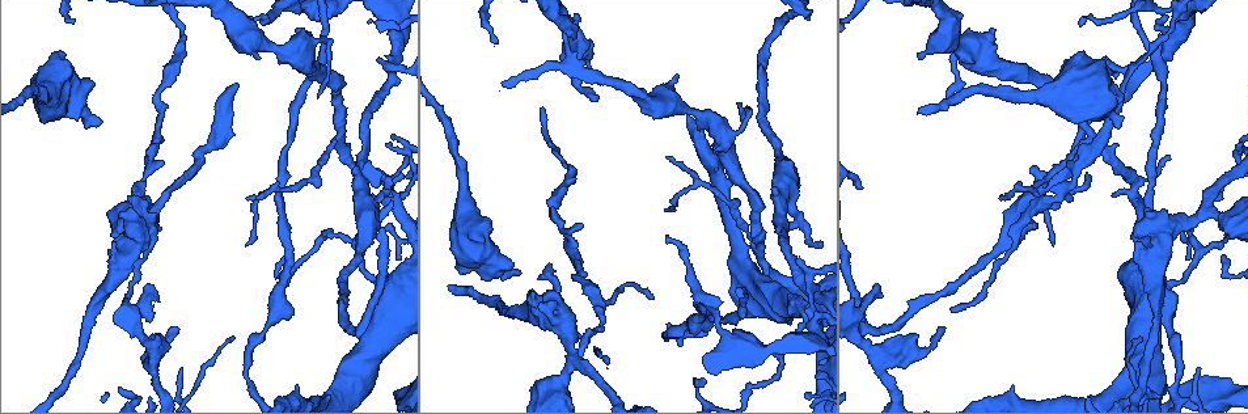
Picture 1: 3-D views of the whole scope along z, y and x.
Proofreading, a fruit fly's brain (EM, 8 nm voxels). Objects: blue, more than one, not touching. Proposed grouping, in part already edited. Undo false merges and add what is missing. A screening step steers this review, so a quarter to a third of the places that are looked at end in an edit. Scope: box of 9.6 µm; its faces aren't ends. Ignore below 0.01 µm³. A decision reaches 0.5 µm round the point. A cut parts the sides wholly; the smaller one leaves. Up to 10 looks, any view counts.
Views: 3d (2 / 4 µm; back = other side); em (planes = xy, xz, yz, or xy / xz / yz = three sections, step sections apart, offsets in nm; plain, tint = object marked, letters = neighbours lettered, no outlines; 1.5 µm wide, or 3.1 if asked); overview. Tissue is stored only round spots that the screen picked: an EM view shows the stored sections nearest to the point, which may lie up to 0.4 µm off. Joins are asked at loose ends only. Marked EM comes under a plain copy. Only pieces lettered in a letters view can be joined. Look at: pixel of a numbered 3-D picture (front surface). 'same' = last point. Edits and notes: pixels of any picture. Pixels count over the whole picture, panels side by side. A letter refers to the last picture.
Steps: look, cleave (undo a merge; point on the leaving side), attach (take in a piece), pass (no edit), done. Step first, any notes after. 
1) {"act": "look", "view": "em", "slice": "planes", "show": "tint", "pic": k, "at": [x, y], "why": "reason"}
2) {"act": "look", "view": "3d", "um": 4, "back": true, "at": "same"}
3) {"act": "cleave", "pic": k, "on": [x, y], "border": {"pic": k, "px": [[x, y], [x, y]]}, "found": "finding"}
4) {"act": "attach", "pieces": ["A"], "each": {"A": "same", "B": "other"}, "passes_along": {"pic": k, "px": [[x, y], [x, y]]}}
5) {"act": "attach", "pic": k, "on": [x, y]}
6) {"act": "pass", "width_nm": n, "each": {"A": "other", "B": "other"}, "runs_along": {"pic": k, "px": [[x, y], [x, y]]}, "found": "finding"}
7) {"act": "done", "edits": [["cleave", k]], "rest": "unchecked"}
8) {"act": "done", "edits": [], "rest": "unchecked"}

{"act": "look", "view": "3d", "um": 2, "pic": 1, "at": [1113, 196], "why": "an open end"}

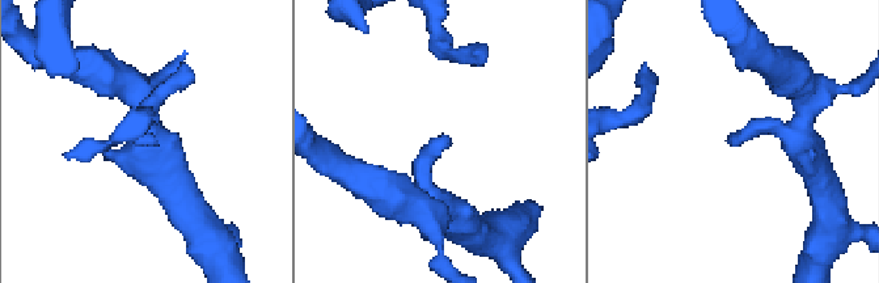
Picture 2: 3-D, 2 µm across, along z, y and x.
{"act": "look", "view": "em", "slice": "xz", "step": 8, "show": "tint", "pic": 2, "at": [450, 140], "arm_widths_nm": [220, 260], "why": "now the EM"}

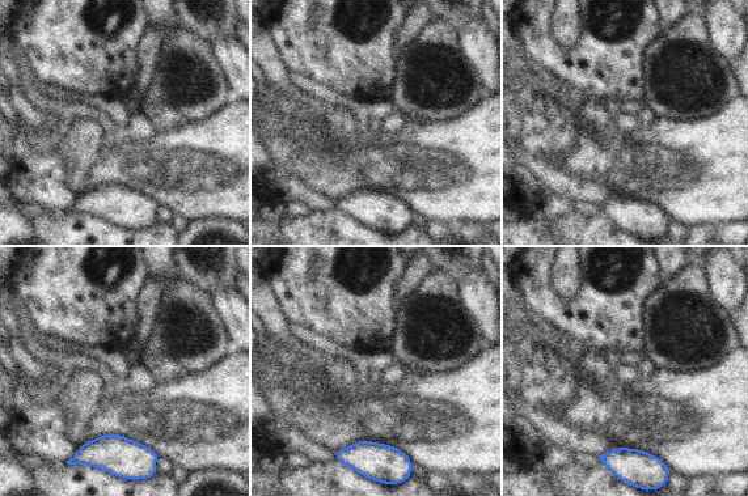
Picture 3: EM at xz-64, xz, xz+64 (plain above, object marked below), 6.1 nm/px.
{"act": "look", "view": "em", "slice": "planes", "show": "letters", "at": "same"}

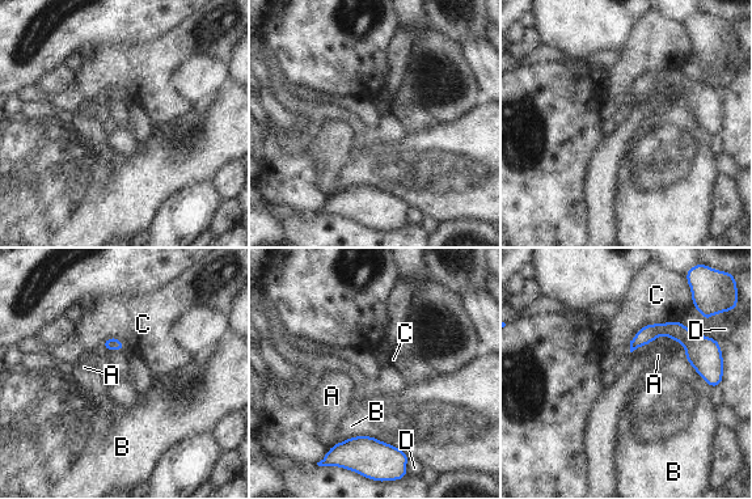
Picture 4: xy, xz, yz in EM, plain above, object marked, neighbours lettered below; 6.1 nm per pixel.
{"act": "pass", "longest_contact_nm": ["C", 380], "each": {"A": "other", "B": "other", "C": "other", "D": "other"}, "border": {"pic": 4, "px": [[680, 320], [646, 324], [629, 351]]}, "found": "no lettered piece goes on from it"}

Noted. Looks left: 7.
{"act": "look", "view": "3d", "um": 2, "pic": 1, "at": [698, 183], "why": "sharp bend"}

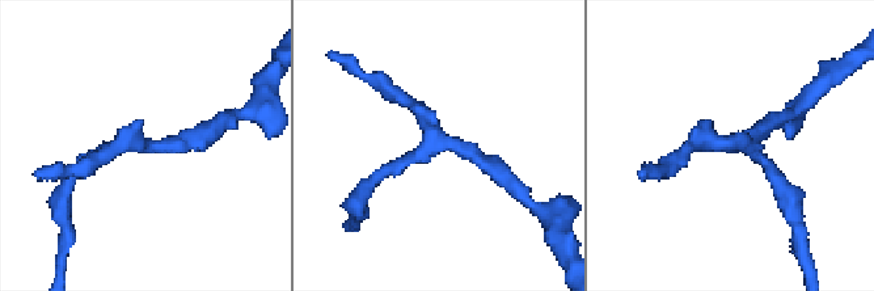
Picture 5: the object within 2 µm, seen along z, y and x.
{"act": "look", "view": "em", "slice": "planes", "show": "letters", "pic": 5, "at": [727, 139]}

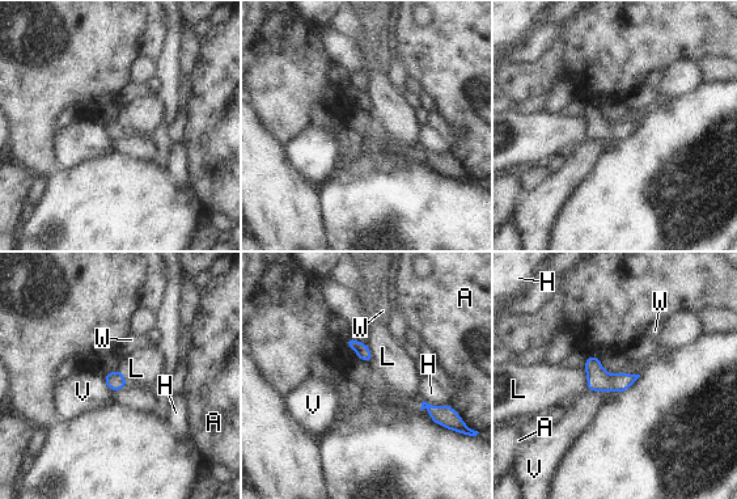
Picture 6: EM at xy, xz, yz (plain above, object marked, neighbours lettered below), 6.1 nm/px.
{"act": "pass", "each": {"A": "other", "H": "other", "L": "other", "V": "other", "W": "other"}, "border": {"pic": 6, "px": [[101, 375], [105, 385], [111, 392]]}, "found": "continuous, no second neuron"}

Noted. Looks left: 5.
{"act": "look", "view": "em", "slice": "planes", "show": "letters", "pic": 1, "at": [773, 188], "why": "free end"}

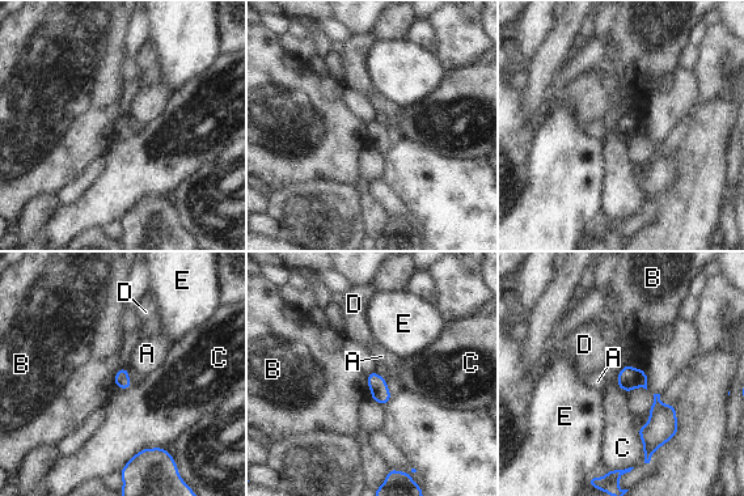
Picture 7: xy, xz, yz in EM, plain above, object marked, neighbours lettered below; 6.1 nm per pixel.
{"act": "pass", "longest_contact_nm": ["C", 300], "each": {"A": "other", "B": "other", "C": "other", "D": "other", "E": "other"}, "border": {"pic": 7, "px": [[366, 376], [370, 397]]}, "found": "none of them fits"}

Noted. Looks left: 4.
{"act": "look", "view": "3d", "um": 2, "pic": 1, "at": [353, 241], "why": "an open end"}

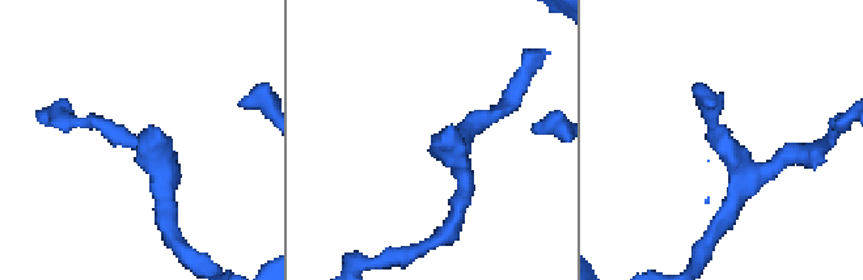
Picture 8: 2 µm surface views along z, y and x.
{"act": "look", "view": "em", "slice": "planes", "show": "letters", "pic": 8, "at": [154, 126], "why": "need the tissue"}

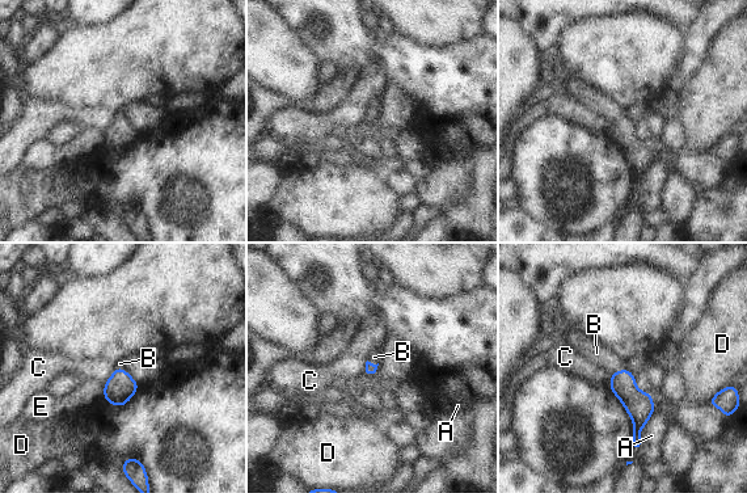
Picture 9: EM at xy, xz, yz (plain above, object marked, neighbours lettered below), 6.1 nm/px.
{"act": "attach", "pieces": ["B"], "each": {"A": "other", "B": "same", "C": "other", "D": "other", "E": "other"}, "passes_along": {"pic": 9, "px": [[638, 404], [619, 370], [596, 353]]}, "found": "it goes on there"}

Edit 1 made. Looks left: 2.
{"act": "done", "edits": [["attach", 9]], "rest": "unchecked"}

